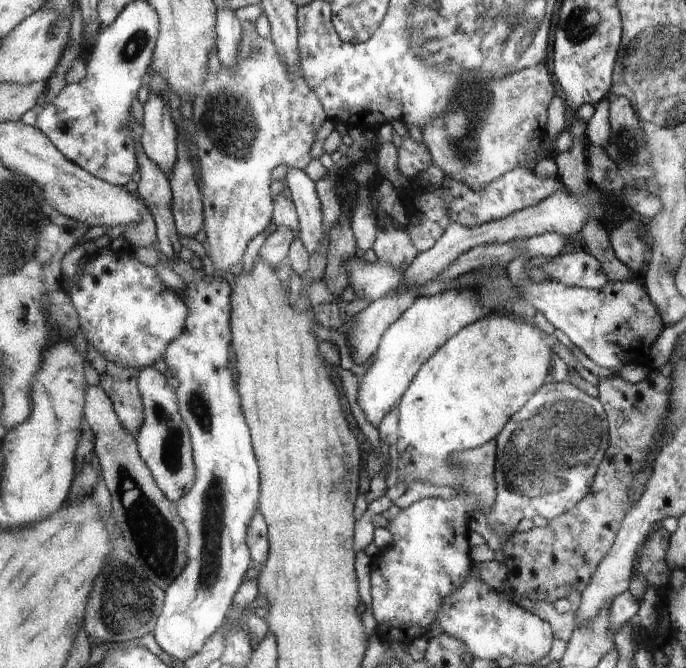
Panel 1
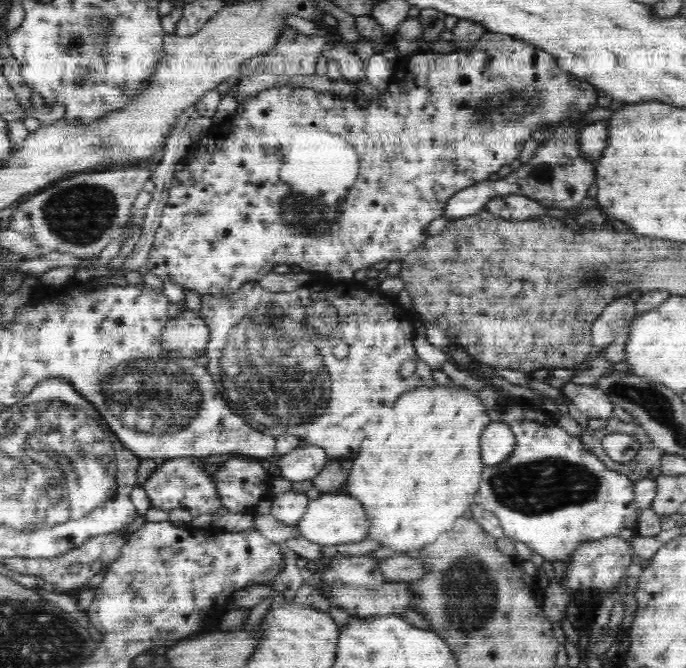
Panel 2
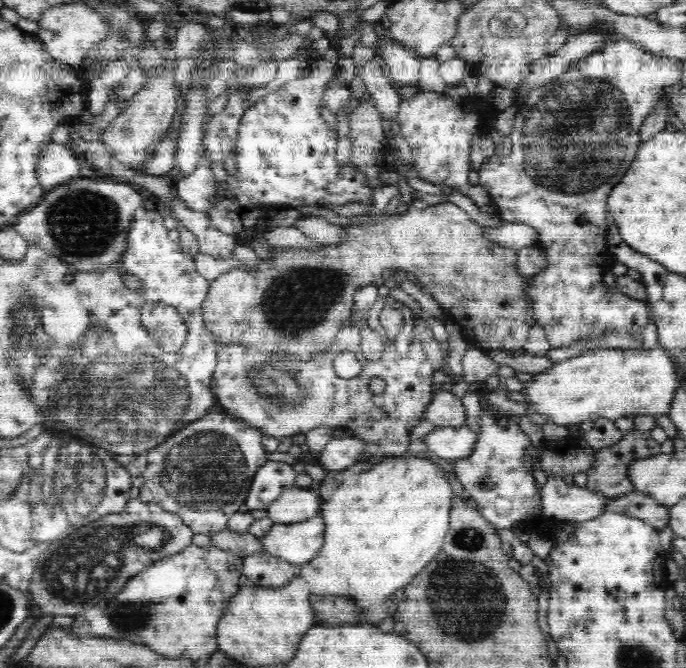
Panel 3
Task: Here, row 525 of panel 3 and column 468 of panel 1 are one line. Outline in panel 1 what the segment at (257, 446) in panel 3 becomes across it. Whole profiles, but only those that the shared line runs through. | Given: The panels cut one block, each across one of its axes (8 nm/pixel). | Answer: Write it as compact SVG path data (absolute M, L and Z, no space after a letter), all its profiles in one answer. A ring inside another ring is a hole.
M520 163L516 165L514 170L507 172L506 175L494 180L486 188L480 188L480 190L472 190L470 186L466 186L454 178L448 178L448 176L444 176L442 186L446 190L450 189L450 196L452 196L450 220L465 227L480 226L484 223L500 220L500 218L506 218L518 210L540 204L542 200L548 199L548 196L552 196L566 187L558 174L551 178L538 178L532 169L520 166Z

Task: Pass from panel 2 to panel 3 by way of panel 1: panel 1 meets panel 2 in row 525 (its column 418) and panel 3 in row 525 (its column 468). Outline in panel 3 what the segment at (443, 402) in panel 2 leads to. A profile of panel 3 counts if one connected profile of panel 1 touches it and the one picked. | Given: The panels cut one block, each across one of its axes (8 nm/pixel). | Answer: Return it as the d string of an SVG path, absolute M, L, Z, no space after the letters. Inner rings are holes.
M404 456L400 460L388 460L388 462L382 462L378 466L374 465L370 467L364 471L364 474L355 474L338 485L333 495L322 503L320 515L325 524L324 542L318 554L310 562L300 566L300 577L308 583L311 594L317 594L320 597L345 596L346 598L351 598L361 612L370 613L374 608L378 608L384 600L390 598L396 590L404 588L412 580L416 579L421 570L424 570L424 567L428 566L428 563L432 562L432 559L442 550L444 538L449 529L451 500L452 488L448 486L448 482L444 480L444 476L438 472L436 464L432 460L422 460L419 456L416 456L416 458Z

